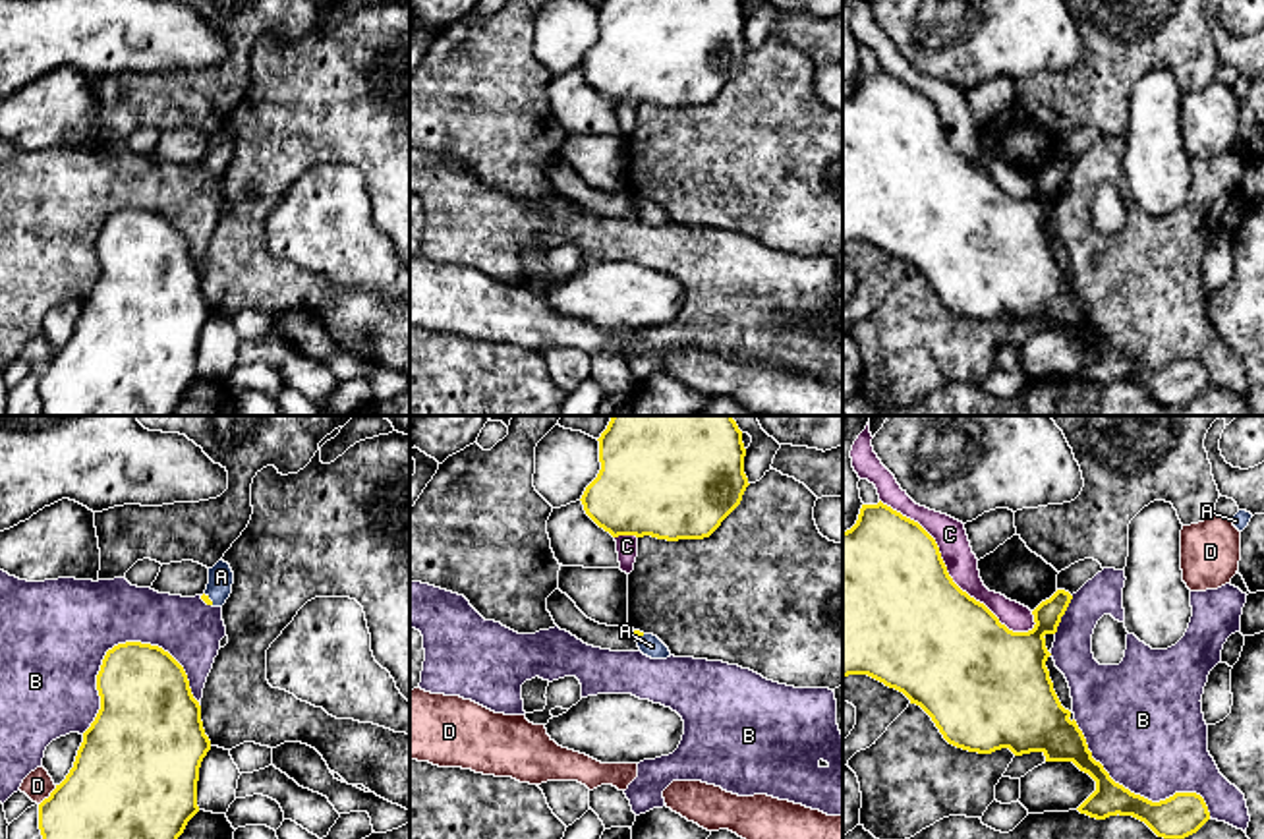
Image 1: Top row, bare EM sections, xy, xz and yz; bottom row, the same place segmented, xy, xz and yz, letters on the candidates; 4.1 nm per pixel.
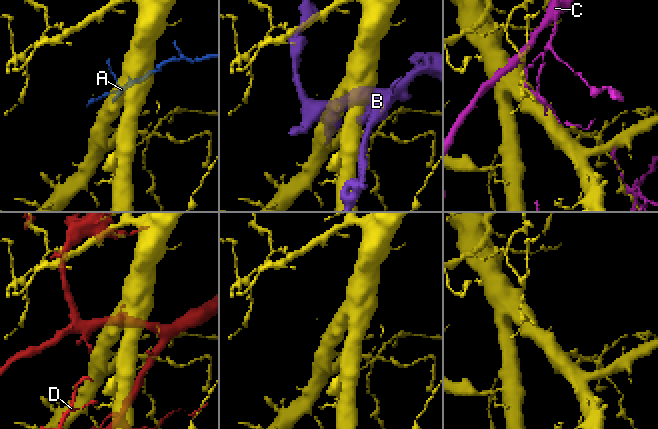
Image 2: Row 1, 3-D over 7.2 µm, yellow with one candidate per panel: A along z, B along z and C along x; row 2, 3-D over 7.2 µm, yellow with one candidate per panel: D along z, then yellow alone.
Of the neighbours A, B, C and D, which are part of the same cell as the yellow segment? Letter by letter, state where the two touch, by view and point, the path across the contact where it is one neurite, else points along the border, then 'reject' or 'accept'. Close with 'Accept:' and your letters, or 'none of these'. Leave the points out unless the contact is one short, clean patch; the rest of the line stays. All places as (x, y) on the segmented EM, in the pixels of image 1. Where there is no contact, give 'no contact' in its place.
A: contact xy (209, 600); way xy (205, 598), (209, 600), (219, 590), (221, 577); accept
B: contact xy (120, 644); reject
C: contact yz (948, 575); reject
D: contact xy (51, 795); reject
Accept: A

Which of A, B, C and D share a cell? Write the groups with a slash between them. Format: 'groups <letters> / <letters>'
groups A / B / C / D

